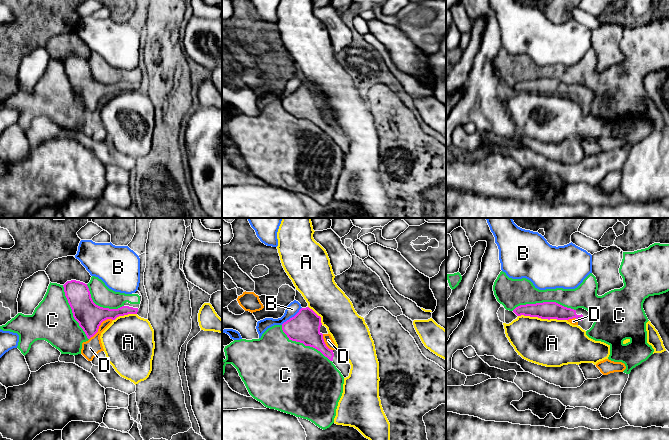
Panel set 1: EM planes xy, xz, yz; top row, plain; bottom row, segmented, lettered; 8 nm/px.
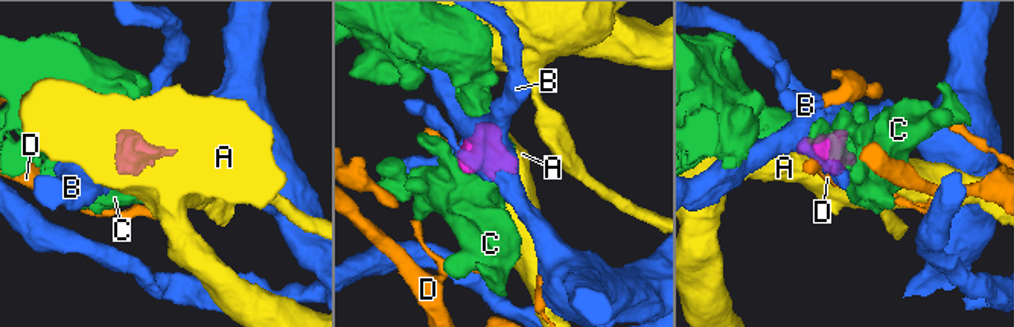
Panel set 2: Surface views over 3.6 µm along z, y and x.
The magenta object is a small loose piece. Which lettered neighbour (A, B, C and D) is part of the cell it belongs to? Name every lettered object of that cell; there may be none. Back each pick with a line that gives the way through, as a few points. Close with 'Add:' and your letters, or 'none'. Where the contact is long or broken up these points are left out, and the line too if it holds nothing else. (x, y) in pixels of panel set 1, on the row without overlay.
Add: none

